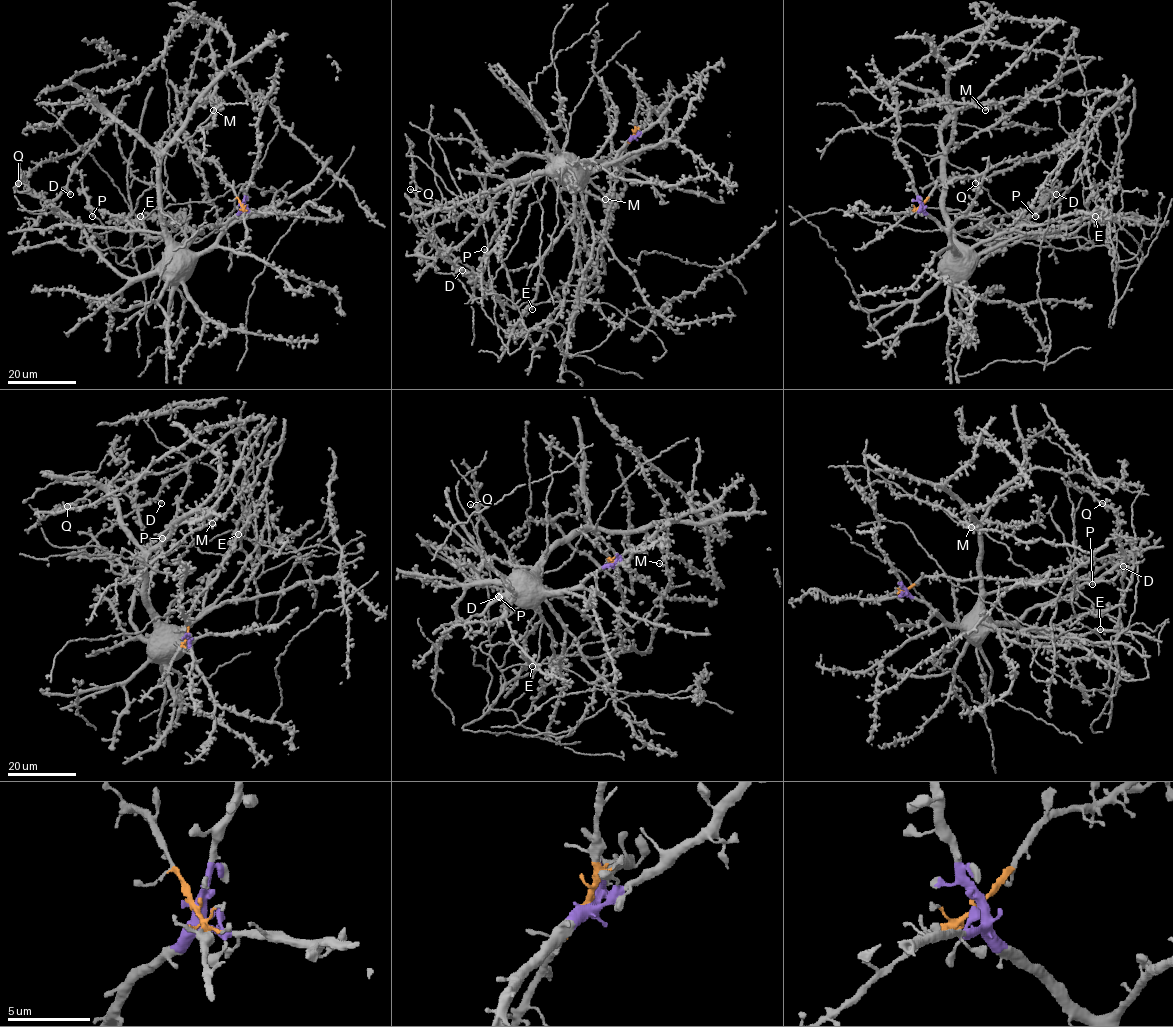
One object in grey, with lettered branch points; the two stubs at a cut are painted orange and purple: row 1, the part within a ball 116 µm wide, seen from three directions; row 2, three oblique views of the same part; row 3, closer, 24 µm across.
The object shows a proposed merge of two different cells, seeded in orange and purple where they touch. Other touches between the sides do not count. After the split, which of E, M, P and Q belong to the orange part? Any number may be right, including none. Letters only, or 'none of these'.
M, Q

